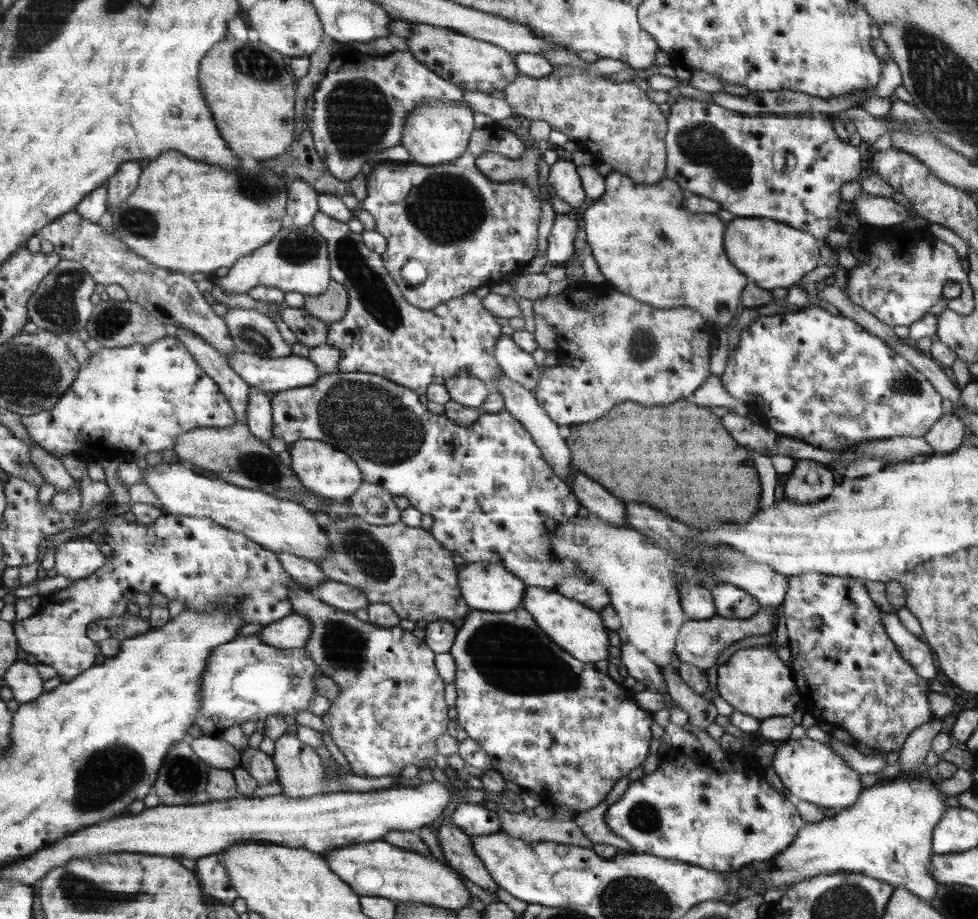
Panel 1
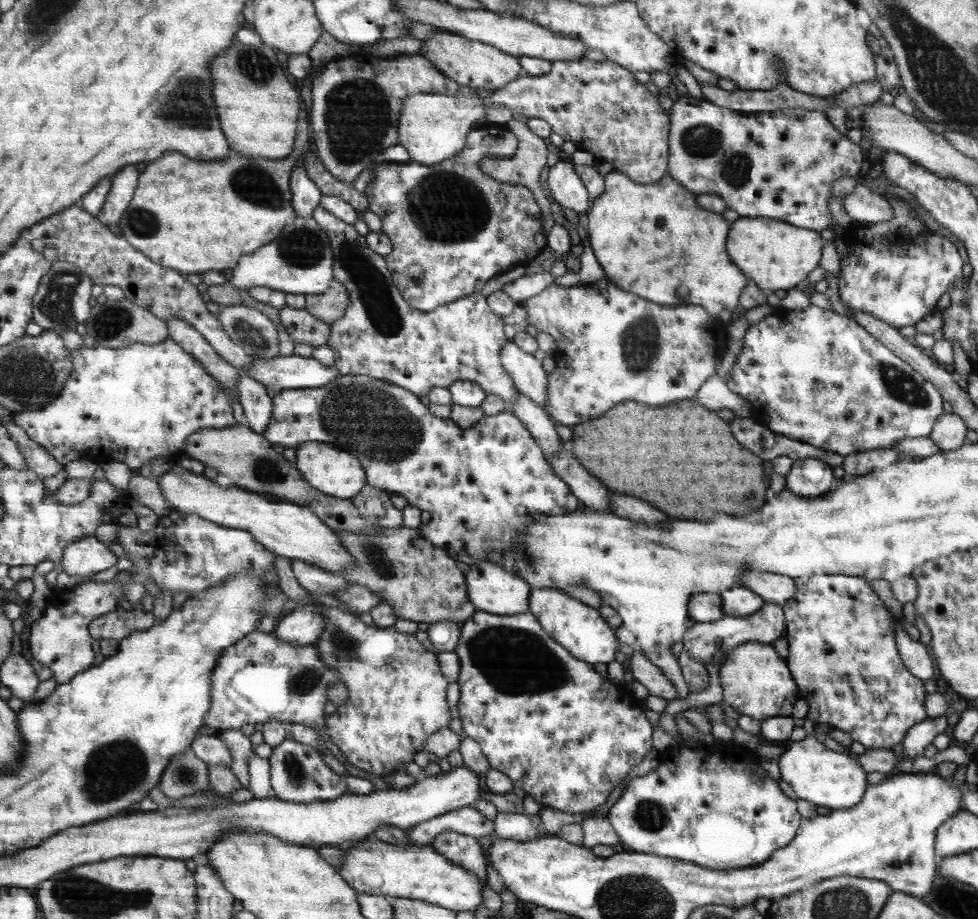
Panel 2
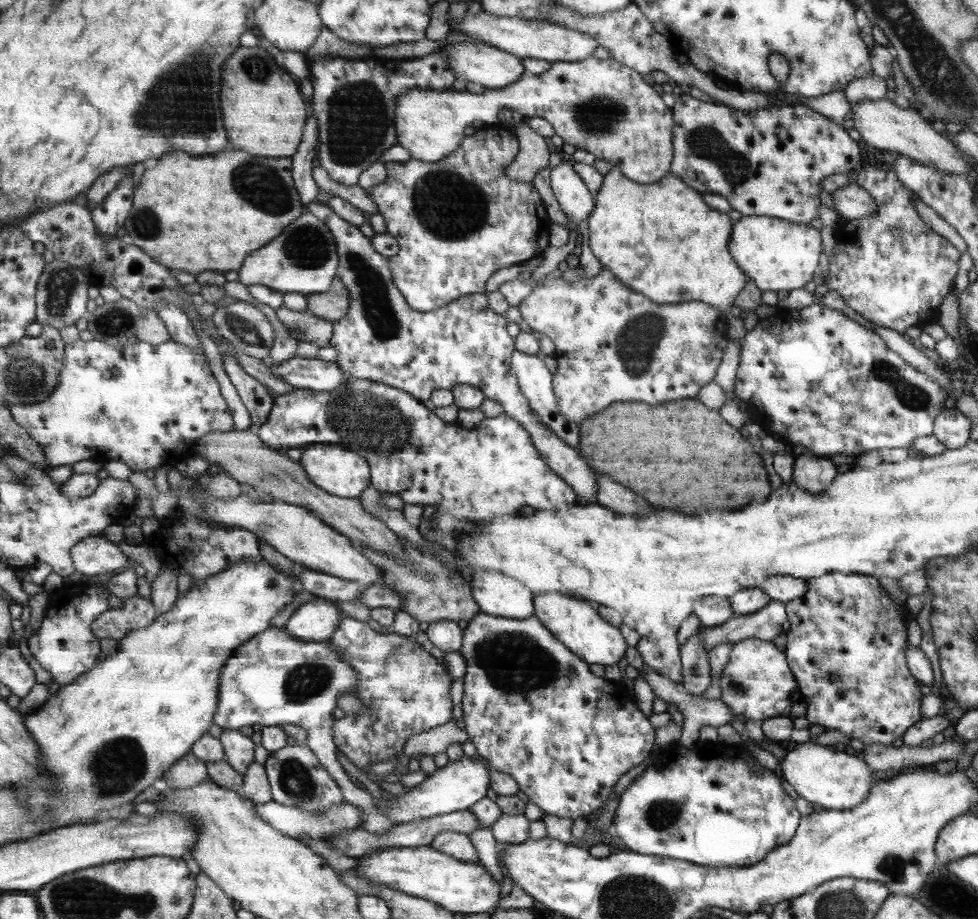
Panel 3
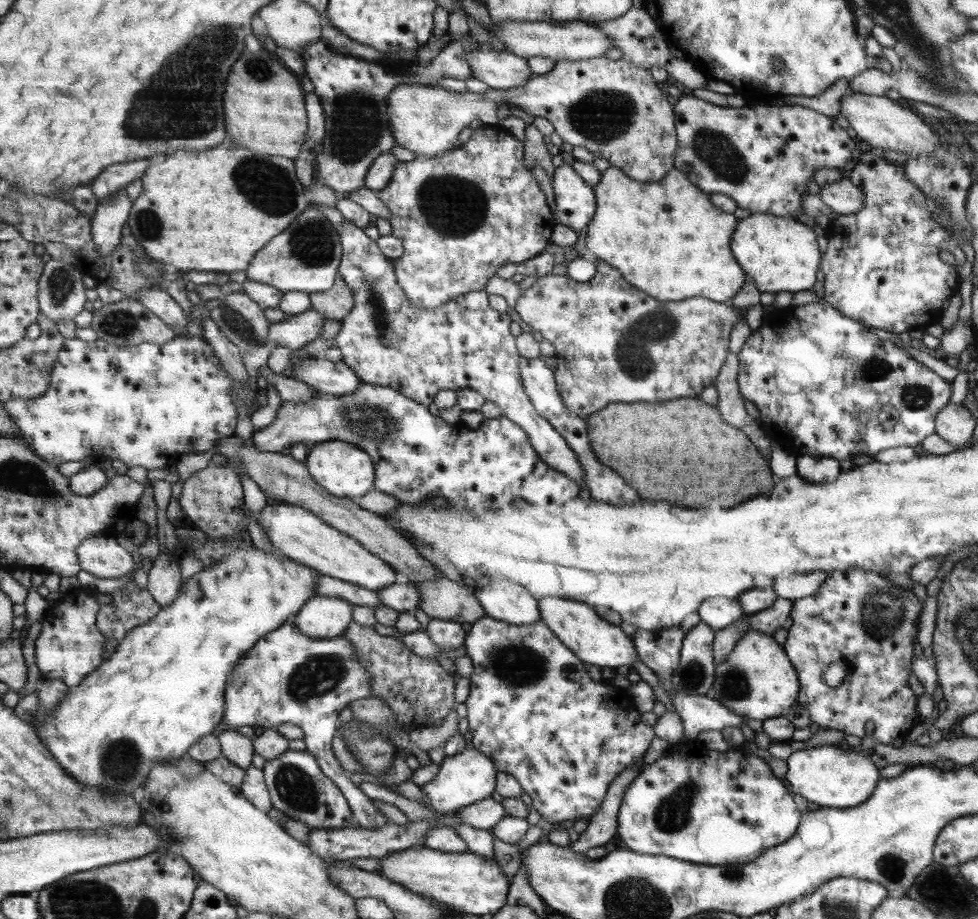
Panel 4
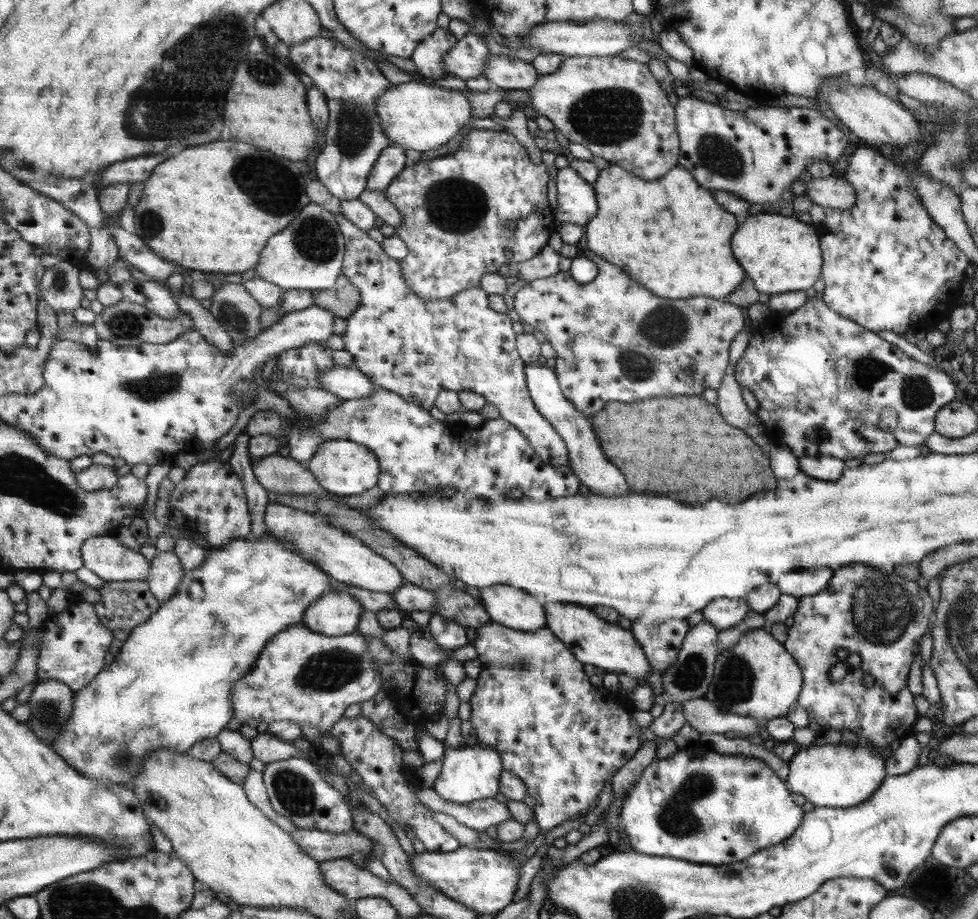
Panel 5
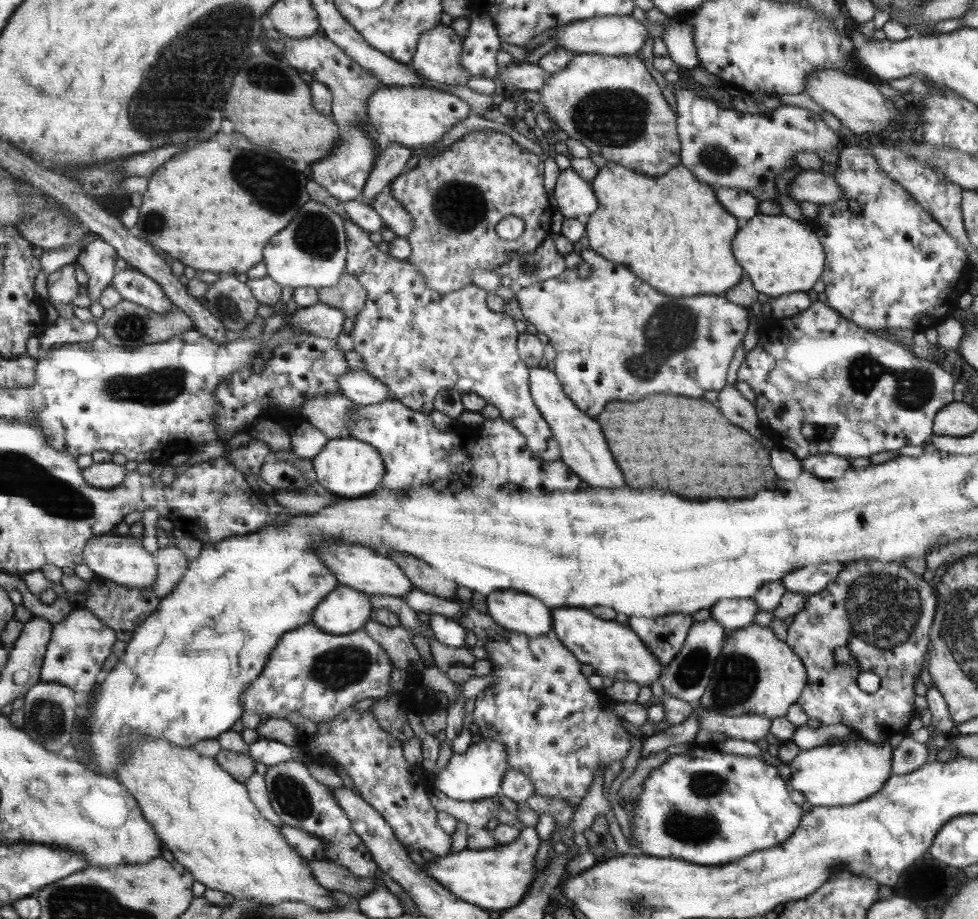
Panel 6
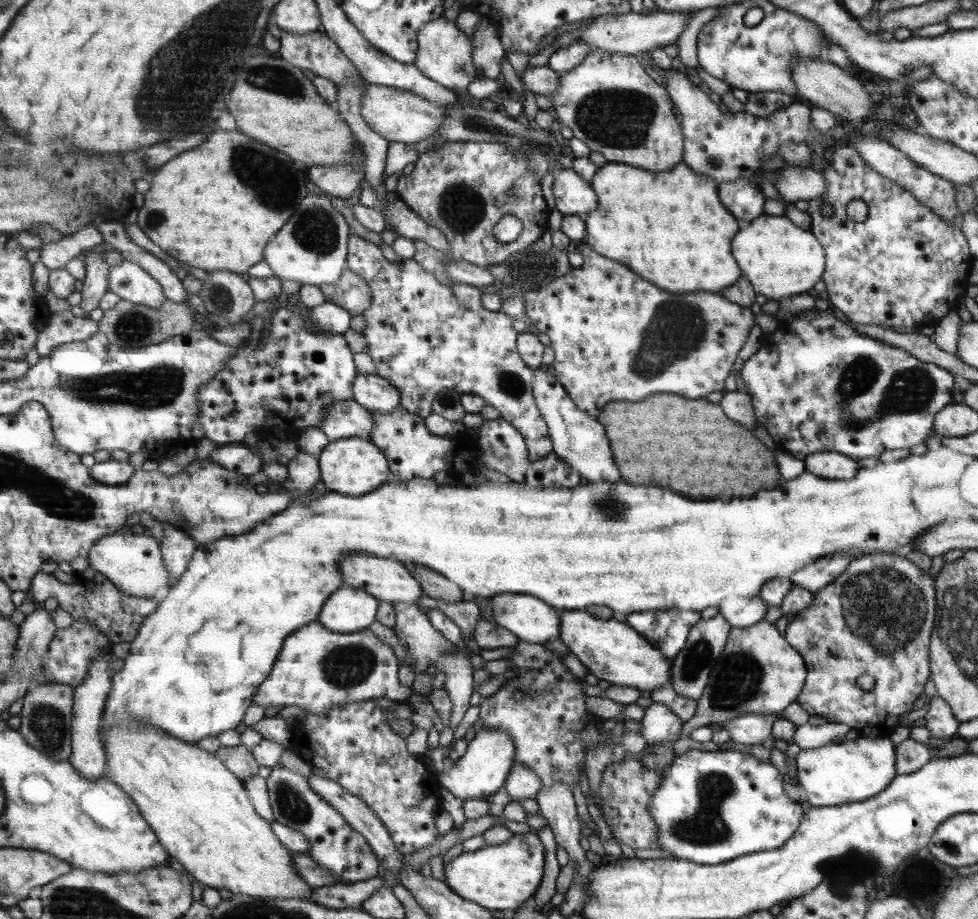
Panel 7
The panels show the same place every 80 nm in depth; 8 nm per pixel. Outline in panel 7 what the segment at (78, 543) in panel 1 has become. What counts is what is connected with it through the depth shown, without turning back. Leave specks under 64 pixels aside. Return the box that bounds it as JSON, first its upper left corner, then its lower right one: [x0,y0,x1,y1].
[89,528,168,597]

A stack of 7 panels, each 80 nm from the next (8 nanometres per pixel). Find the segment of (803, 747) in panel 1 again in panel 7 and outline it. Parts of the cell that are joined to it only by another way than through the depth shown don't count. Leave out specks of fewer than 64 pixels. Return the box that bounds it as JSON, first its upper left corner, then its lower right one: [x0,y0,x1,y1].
[795,736,897,807]

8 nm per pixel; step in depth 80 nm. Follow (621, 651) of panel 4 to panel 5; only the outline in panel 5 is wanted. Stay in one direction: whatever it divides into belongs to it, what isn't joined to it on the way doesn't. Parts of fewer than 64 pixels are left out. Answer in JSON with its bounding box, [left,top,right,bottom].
[542,602,651,681]

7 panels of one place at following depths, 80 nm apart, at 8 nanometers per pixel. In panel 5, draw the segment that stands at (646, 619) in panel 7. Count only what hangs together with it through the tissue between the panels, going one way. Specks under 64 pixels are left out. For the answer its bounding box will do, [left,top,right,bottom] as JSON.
[630,618,689,673]

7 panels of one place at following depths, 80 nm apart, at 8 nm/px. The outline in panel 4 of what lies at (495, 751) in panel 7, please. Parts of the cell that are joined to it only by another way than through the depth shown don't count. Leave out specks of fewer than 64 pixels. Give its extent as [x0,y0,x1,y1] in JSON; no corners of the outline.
[418,749,496,815]

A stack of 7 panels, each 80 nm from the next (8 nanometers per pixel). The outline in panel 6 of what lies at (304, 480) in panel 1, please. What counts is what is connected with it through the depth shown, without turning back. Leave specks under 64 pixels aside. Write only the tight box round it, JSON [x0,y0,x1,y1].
[311,436,385,498]

